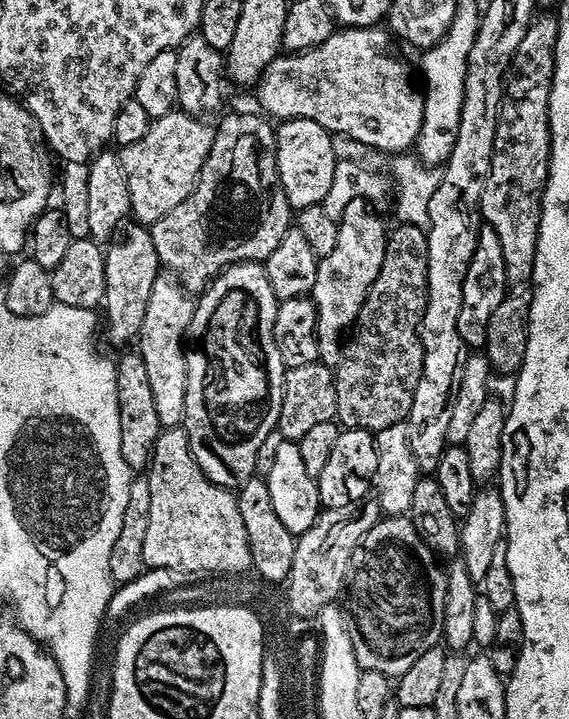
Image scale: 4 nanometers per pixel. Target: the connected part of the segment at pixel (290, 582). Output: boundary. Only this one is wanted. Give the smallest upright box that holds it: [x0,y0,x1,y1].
[286,498,382,617]

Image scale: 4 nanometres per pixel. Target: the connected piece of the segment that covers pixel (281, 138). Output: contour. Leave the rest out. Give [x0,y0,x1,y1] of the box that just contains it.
[275,118,338,210]

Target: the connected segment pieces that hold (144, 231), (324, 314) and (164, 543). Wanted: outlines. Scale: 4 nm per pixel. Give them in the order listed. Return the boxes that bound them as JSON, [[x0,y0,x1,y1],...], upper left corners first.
[[102,222,162,344],[310,199,390,366],[143,427,252,574]]

